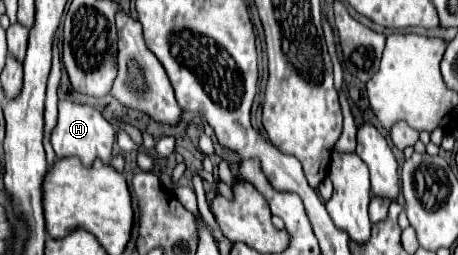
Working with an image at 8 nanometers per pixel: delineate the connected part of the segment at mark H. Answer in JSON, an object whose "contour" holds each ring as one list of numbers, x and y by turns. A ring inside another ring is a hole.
{"contour":[[60,100,58,102,58,124,52,132,52,148,58,158,66,156,76,156,82,160,82,164,92,166,94,160,110,162,112,158,112,146,114,146,116,134,110,122,100,114,100,110,86,106,86,104,76,104,72,100]]}

